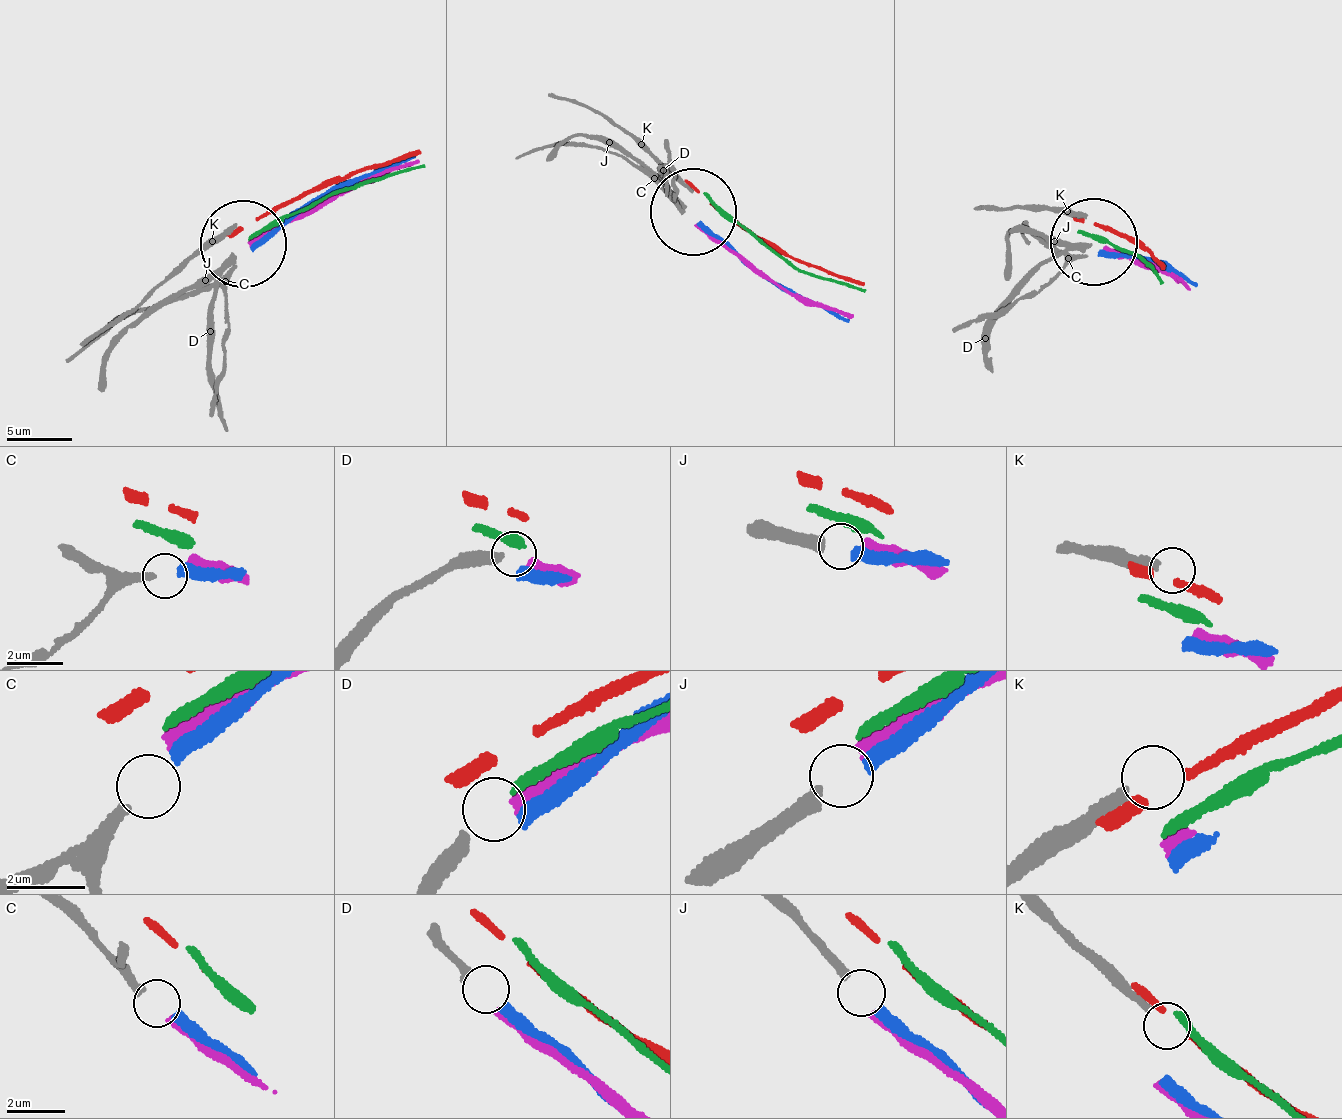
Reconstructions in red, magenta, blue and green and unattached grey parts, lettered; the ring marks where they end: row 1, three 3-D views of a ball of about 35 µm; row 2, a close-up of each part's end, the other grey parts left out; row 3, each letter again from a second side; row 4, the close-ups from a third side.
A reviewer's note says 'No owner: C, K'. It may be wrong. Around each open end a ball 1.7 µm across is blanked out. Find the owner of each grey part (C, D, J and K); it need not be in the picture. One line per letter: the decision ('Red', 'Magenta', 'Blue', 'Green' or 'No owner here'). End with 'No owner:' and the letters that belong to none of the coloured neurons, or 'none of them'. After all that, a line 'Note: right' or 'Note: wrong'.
C: No owner here
D: Magenta
J: Blue
K: No owner here
No owner: C, K
Note: right

